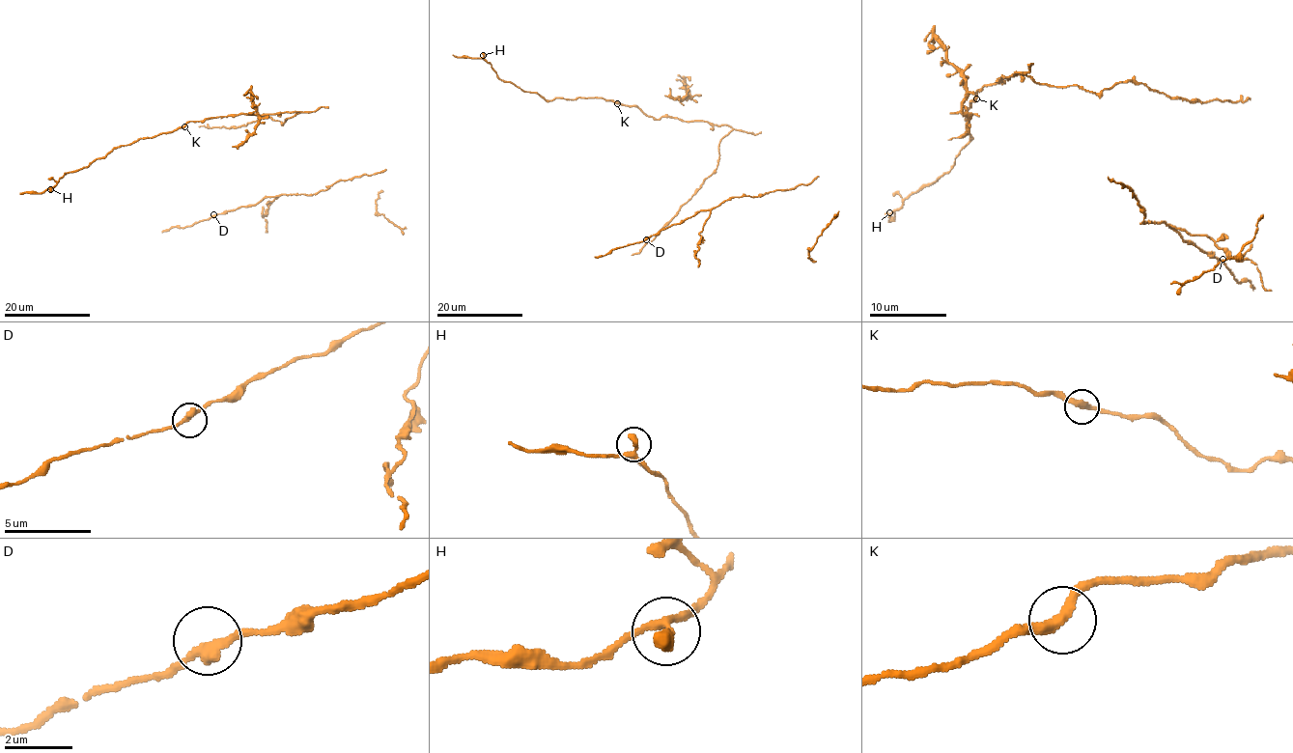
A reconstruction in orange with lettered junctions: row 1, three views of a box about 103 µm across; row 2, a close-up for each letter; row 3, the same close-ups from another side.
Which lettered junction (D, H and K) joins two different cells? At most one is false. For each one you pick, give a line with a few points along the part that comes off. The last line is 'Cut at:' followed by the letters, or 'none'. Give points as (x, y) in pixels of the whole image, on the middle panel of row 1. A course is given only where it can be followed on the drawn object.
Cut at: none

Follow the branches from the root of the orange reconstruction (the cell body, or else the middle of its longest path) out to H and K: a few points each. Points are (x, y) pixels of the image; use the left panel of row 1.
H: (284, 122), (299, 112), (237, 114), (192, 121), (170, 132), (114, 147), (87, 166), (66, 173), (50, 189)
K: (284, 122), (299, 112), (210, 117), (189, 122), (184, 125)

